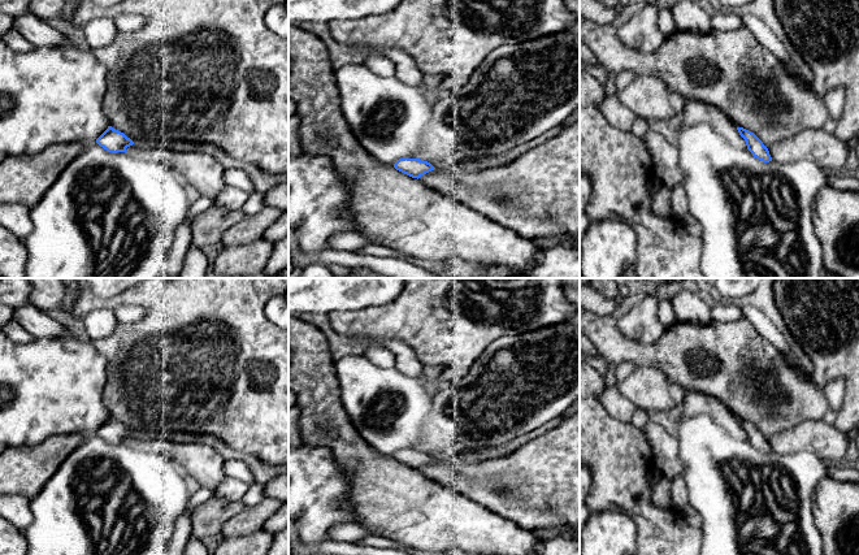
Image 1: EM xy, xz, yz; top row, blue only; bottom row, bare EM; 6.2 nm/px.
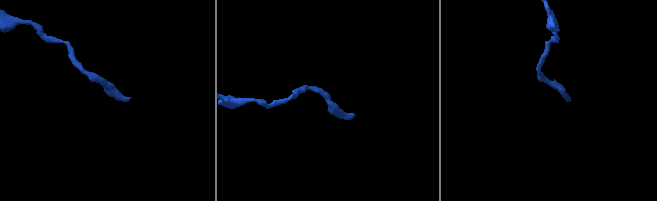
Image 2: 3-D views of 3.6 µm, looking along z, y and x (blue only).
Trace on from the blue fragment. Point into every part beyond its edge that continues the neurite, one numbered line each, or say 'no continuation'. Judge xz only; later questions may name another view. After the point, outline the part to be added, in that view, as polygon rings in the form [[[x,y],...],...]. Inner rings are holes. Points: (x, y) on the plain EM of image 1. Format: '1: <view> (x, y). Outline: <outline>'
1: xz (387, 407). Outline: [[[347,355],[334,360],[343,406],[365,442],[378,454],[394,458],[399,450],[417,450],[425,416],[433,398],[424,382],[396,367],[381,368],[364,355]]]

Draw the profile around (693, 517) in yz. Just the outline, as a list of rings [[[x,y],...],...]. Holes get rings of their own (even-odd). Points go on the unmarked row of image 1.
[[[689,504],[682,510],[682,513],[686,519],[686,521],[694,526],[694,528],[700,528],[702,525],[702,517],[700,515],[694,510],[691,508]]]

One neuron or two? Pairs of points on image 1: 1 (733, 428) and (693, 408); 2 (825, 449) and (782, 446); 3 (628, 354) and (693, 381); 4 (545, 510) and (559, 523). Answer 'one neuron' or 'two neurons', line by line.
1: one neuron
2: one neuron
3: one neuron
4: one neuron

